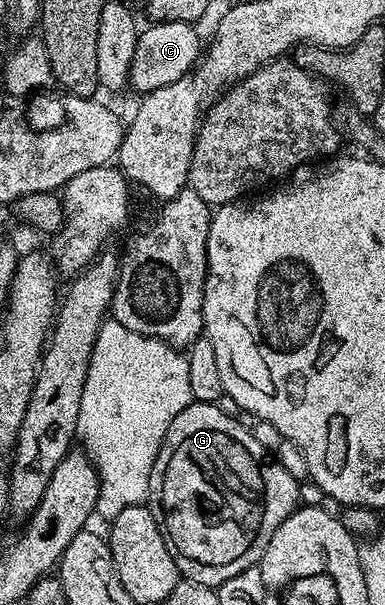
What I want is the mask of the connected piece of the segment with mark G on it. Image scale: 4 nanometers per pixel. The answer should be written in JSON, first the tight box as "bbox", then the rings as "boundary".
{"bbox":[149,403,300,587],"boundary":[[[192,403],[185,406],[181,415],[177,415],[177,419],[169,423],[169,431],[163,436],[163,442],[159,448],[159,454],[155,456],[149,479],[149,508],[156,523],[159,524],[163,538],[167,541],[169,555],[173,555],[173,563],[186,580],[208,587],[218,587],[221,583],[225,583],[225,579],[233,579],[233,575],[241,575],[241,571],[245,571],[250,565],[259,565],[263,560],[264,551],[269,547],[269,539],[273,539],[277,527],[281,527],[281,523],[285,523],[287,516],[295,512],[300,504],[300,482],[295,481],[294,475],[285,466],[278,465],[263,450],[262,443],[241,422],[234,421],[225,410],[219,408],[218,404]]]}

